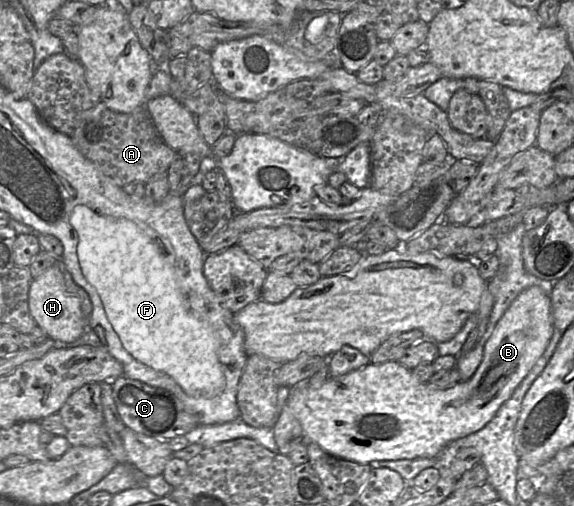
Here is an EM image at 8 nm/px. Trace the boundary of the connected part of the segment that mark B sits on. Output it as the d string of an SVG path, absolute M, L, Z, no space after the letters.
M530 286L520 292L520 294L513 300L504 315L498 321L491 337L484 346L484 356L481 364L472 378L468 381L459 382L447 389L439 389L428 383L420 382L414 376L412 370L400 364L398 360L387 361L380 364L370 362L364 367L353 370L342 376L329 378L319 388L311 387L308 383L308 379L306 381L301 381L293 387L290 387L287 403L300 422L307 440L317 443L324 451L334 457L348 461L354 461L359 464L370 464L372 461L376 460L386 461L399 459L434 458L444 449L447 444L479 431L495 416L502 404L511 397L515 389L519 386L519 384L526 377L538 359L542 356L552 337L553 331L554 327L551 297L547 295L541 287Z

